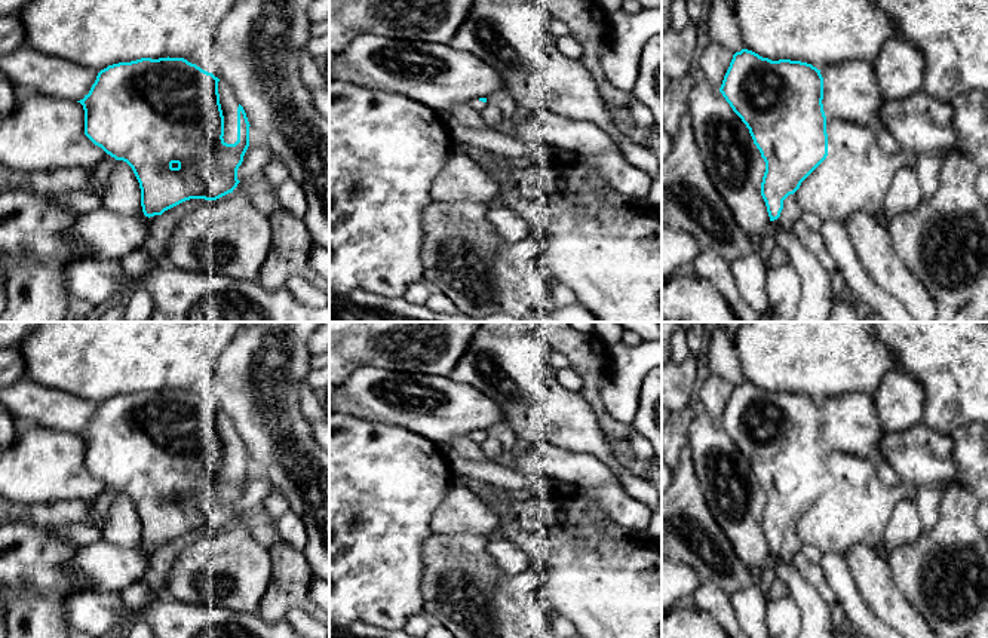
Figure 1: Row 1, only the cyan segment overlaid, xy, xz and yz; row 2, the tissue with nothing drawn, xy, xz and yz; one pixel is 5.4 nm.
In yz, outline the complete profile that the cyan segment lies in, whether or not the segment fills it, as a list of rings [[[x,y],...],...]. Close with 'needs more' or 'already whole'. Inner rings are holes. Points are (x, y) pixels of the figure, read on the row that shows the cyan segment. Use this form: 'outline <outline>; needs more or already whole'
outline [[[742,49],[733,55],[719,92],[749,129],[765,162],[761,196],[770,221],[780,217],[783,200],[826,159],[828,134],[823,111],[823,77],[811,64],[771,61]]]; already whole

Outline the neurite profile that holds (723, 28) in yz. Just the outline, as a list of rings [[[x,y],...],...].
[[[714,0],[709,15],[711,42],[719,43],[733,53],[745,49],[734,9],[727,0]]]

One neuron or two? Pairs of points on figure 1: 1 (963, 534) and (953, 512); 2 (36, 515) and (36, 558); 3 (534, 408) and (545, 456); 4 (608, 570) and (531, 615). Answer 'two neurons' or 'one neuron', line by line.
1: one neuron
2: two neurons
3: two neurons
4: two neurons

